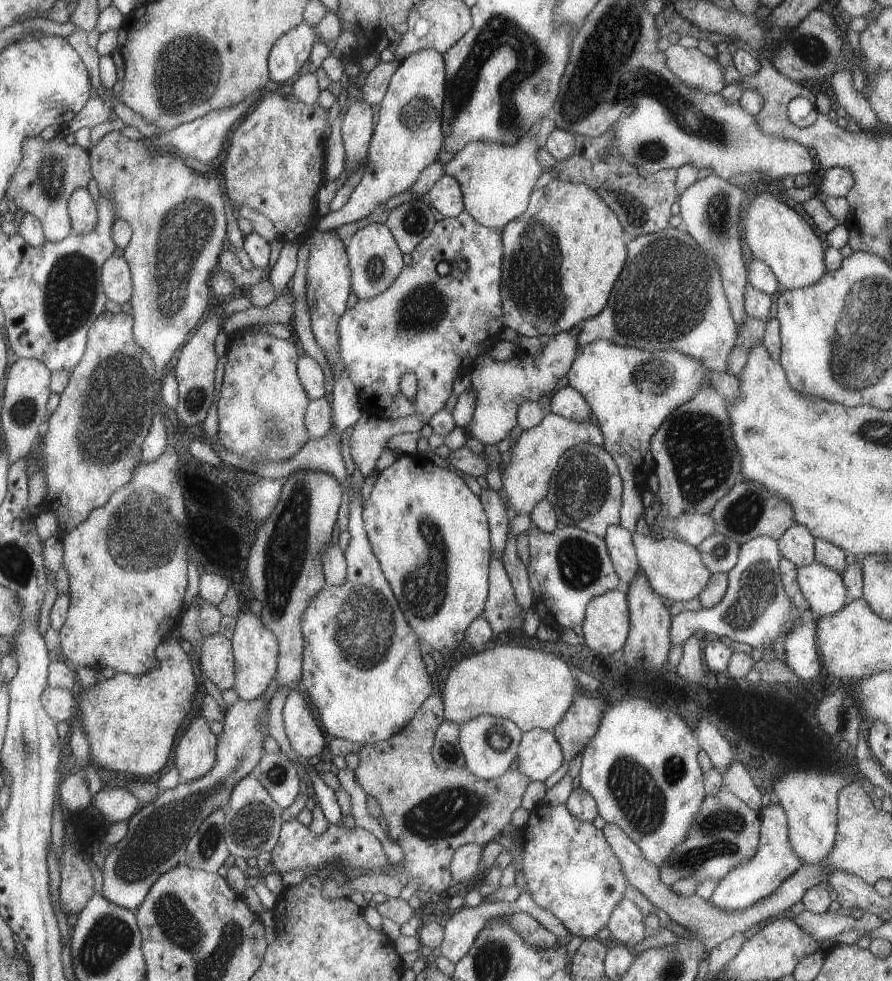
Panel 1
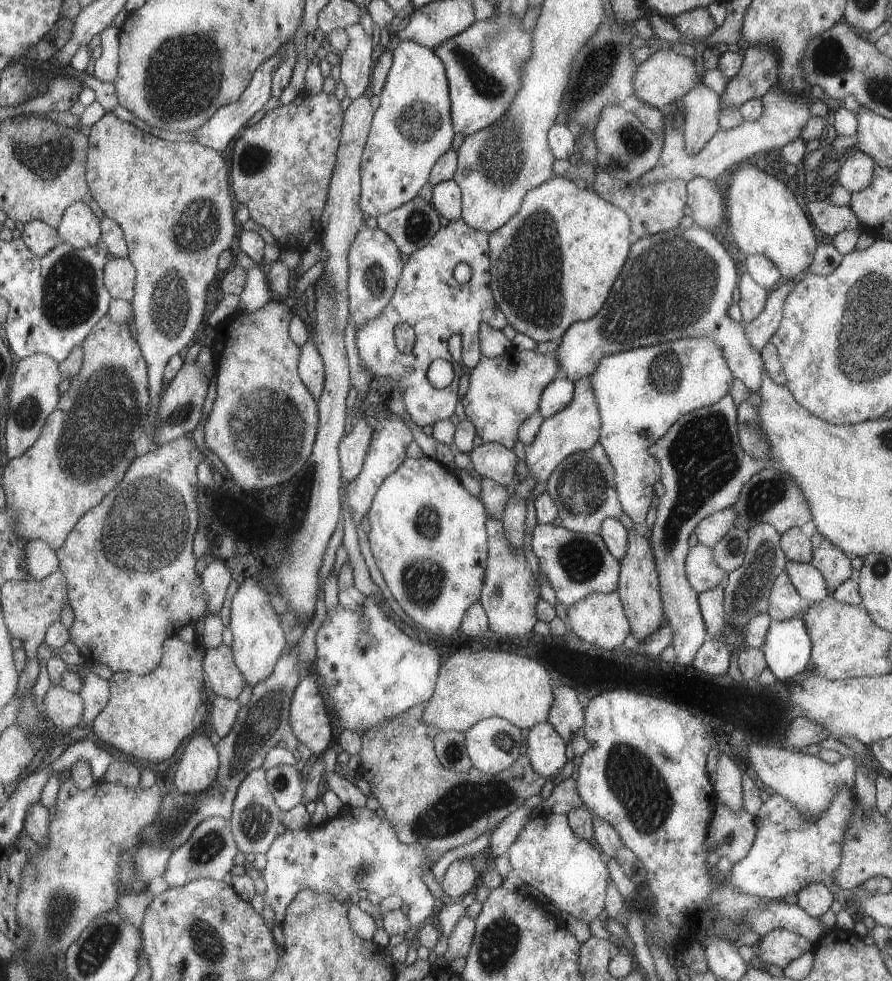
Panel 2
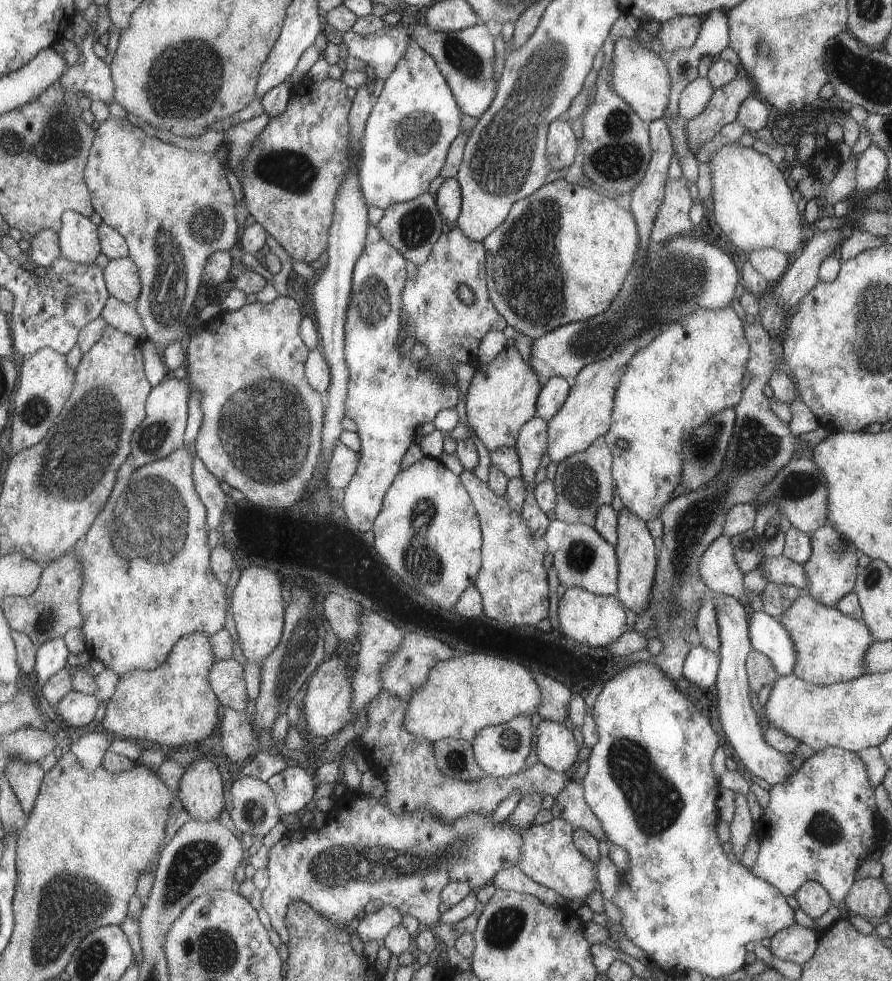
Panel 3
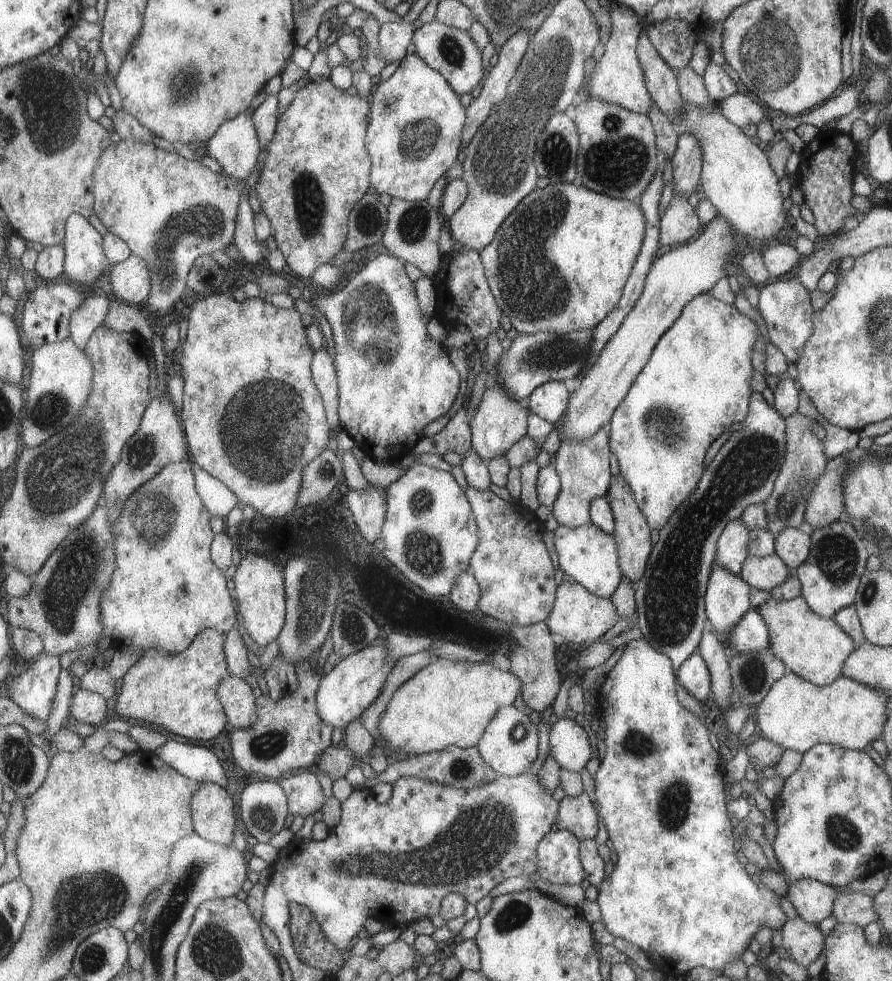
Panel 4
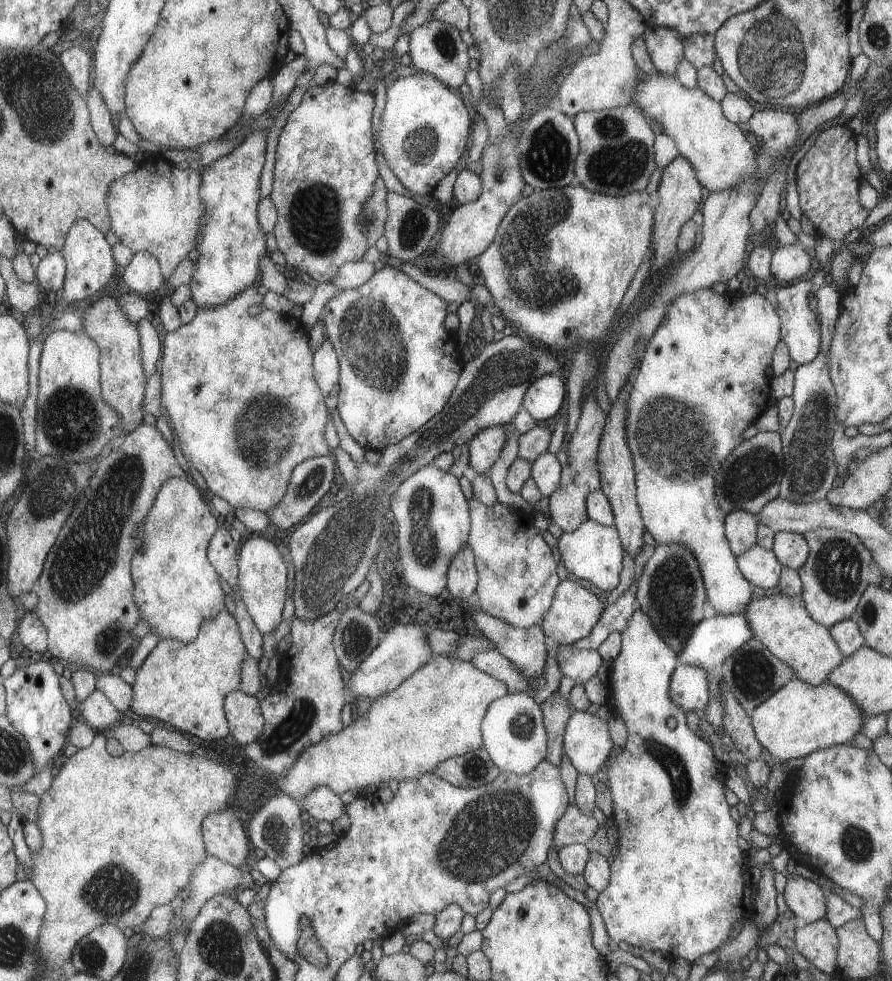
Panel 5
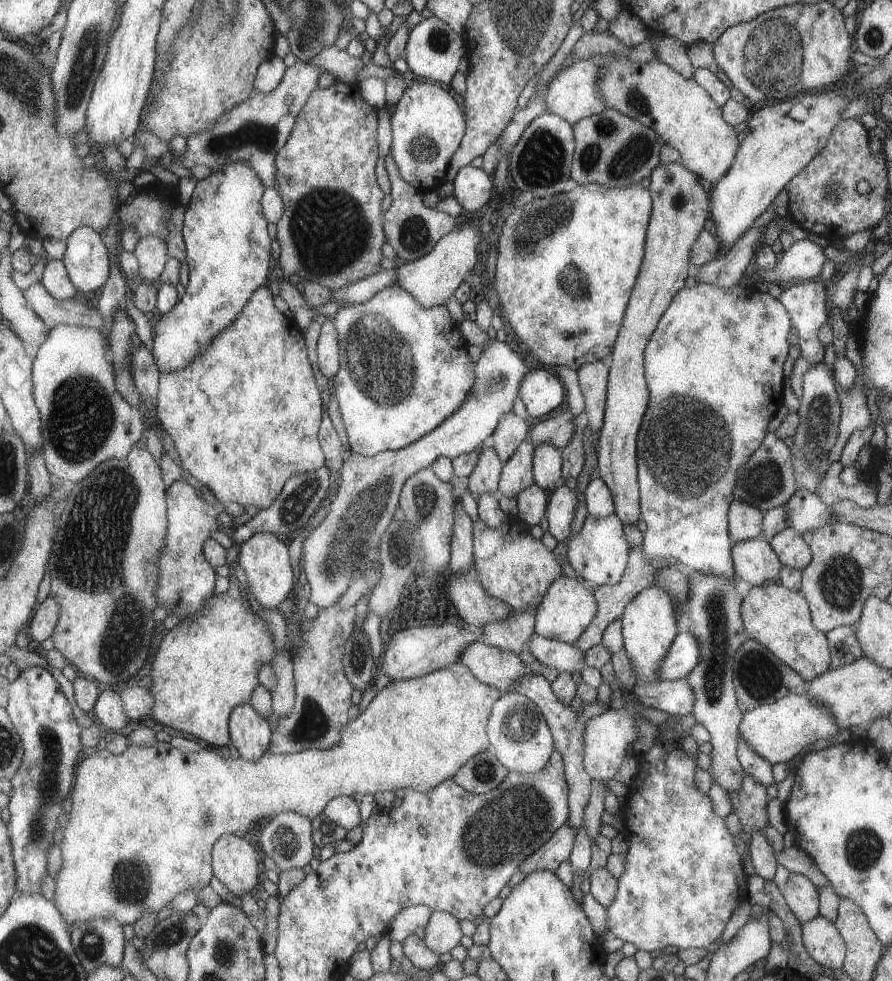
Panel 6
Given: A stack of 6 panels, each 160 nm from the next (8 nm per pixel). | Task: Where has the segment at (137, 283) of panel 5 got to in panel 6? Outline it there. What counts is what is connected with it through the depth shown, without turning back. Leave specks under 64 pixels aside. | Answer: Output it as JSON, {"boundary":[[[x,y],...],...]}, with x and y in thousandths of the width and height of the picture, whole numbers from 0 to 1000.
{"boundary":[[[167,241],[167,243],[155,246],[150,259],[156,265],[158,286],[178,291],[180,279],[184,278],[191,263],[187,249],[176,241]]]}

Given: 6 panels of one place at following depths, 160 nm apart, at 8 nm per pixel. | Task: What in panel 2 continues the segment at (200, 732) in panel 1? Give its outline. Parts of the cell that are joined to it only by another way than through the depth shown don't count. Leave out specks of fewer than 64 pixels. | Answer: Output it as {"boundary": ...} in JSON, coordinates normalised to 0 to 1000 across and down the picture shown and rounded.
{"boundary":[[[232,750],[215,752],[196,788],[197,806],[221,809],[235,804],[242,797],[248,780],[246,766]]]}

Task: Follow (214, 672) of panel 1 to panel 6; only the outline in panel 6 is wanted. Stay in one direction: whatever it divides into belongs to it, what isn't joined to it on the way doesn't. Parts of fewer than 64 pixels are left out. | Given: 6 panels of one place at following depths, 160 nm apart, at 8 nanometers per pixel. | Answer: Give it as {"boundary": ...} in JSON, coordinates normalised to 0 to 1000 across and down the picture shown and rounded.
{"boundary":[[[281,718],[266,720],[257,736],[260,764],[267,771],[290,775],[305,760],[304,738]]]}

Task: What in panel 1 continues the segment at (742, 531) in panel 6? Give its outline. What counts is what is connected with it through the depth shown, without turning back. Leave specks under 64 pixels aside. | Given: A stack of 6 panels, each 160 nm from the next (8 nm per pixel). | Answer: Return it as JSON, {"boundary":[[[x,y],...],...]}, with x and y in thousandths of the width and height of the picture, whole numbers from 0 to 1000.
{"boundary":[[[710,542],[709,554],[716,582],[721,582],[731,600],[741,609],[747,610],[750,615],[770,613],[778,608],[781,609],[798,586],[788,575],[784,562],[768,551],[756,548],[734,551],[729,546]]]}

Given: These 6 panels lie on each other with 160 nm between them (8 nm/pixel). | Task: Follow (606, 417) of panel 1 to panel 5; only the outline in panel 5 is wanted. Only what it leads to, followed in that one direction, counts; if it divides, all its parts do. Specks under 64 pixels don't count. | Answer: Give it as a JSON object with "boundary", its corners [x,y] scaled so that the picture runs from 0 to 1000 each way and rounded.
{"boundary":[[[796,294],[766,299],[757,304],[746,318],[746,324],[740,328],[739,334],[731,340],[730,347],[717,365],[716,373],[706,391],[705,402],[701,404],[702,427],[701,442],[703,443],[704,456],[709,462],[710,475],[712,476],[713,511],[717,516],[719,528],[722,528],[723,536],[730,544],[733,555],[749,556],[757,554],[771,558],[779,566],[784,574],[785,584],[788,587],[789,600],[791,601],[795,616],[802,622],[802,626],[815,628],[833,626],[843,607],[843,595],[834,586],[830,584],[824,566],[816,556],[816,549],[812,545],[812,525],[813,522],[806,518],[802,508],[799,508],[799,483],[808,475],[811,467],[831,453],[831,440],[858,418],[860,410],[863,410],[862,393],[860,393],[860,383],[858,375],[865,369],[865,361],[869,352],[874,347],[874,323],[870,319],[869,313],[851,299],[833,301],[828,297],[820,298],[814,296],[811,300],[805,300]]]}

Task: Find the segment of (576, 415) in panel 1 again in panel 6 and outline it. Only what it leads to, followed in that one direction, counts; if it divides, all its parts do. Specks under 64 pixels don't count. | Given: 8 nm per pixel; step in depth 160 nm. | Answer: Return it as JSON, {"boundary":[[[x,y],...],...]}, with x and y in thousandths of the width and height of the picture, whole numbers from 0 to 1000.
{"boundary":[[[612,373],[593,377],[584,388],[582,404],[591,423],[607,426],[624,416],[631,408],[631,394]]]}

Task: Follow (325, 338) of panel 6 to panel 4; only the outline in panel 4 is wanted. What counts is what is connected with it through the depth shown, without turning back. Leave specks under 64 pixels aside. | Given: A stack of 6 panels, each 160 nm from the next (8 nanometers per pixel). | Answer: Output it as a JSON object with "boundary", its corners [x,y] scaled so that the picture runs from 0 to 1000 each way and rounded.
{"boundary":[[[367,354],[358,356],[350,367],[351,385],[363,404],[363,411],[368,418],[368,429],[373,440],[382,436],[381,430],[381,391],[376,364]]]}

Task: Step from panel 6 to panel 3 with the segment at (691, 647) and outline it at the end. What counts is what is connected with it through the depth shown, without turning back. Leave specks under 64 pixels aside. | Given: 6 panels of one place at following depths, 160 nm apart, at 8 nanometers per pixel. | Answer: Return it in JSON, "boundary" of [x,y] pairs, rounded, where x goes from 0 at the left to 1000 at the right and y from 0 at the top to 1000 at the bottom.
{"boundary":[[[841,623],[839,649],[843,663],[857,667],[864,673],[871,691],[883,688],[892,672],[890,654],[876,635],[853,623]]]}

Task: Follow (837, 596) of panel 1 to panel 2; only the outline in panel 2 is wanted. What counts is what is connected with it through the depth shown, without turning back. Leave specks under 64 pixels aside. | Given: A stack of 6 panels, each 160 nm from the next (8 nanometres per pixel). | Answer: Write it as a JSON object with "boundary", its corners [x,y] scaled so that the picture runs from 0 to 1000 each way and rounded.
{"boundary":[[[881,572],[878,582],[896,608],[906,615],[923,613],[925,609],[932,607],[924,587],[907,574]]]}

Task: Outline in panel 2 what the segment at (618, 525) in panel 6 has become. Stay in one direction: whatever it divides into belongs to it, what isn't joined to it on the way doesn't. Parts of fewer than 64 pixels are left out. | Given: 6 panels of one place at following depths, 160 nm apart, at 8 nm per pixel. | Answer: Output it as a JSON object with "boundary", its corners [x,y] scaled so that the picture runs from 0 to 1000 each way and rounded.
{"boundary":[[[601,533],[595,542],[595,559],[602,568],[603,581],[611,585],[622,603],[622,610],[638,620],[663,604],[685,604],[694,593],[695,574],[678,557],[672,544],[648,543],[619,533]]]}

